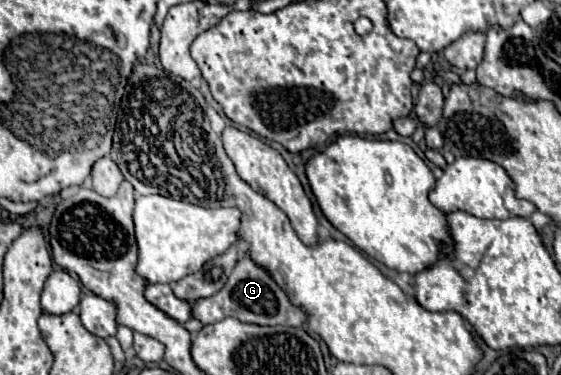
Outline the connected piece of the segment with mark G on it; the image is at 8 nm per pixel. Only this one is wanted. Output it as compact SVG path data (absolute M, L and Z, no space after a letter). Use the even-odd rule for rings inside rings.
M248 256L238 260L234 272L230 274L228 282L224 284L224 288L218 294L196 300L192 304L192 316L196 320L200 320L202 324L214 324L214 322L222 320L224 316L234 316L240 322L260 324L260 326L276 326L276 324L302 326L306 322L306 314L300 308L292 306L288 302L288 296L282 292L282 288L266 274L266 270L258 268ZM224 310L226 310L226 314L224 314Z

